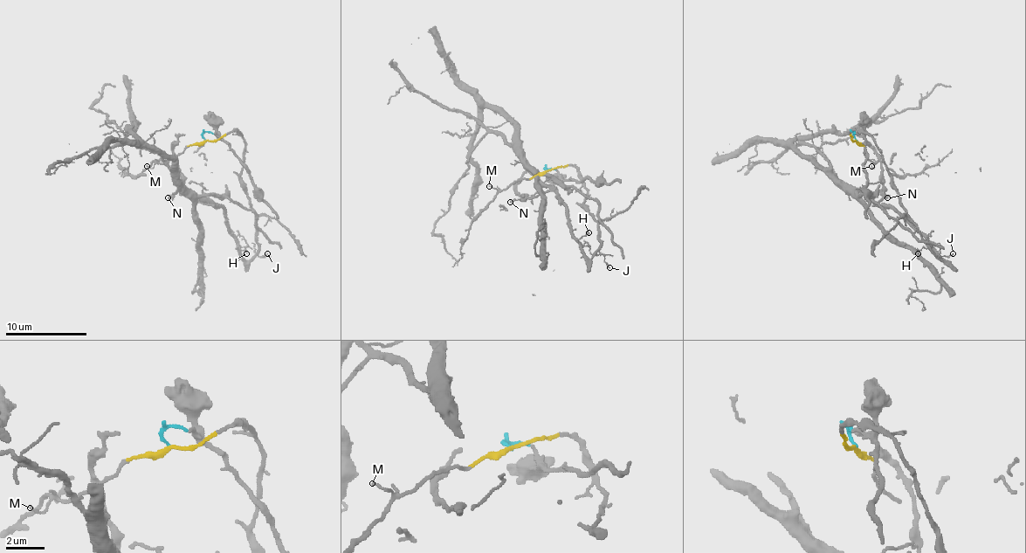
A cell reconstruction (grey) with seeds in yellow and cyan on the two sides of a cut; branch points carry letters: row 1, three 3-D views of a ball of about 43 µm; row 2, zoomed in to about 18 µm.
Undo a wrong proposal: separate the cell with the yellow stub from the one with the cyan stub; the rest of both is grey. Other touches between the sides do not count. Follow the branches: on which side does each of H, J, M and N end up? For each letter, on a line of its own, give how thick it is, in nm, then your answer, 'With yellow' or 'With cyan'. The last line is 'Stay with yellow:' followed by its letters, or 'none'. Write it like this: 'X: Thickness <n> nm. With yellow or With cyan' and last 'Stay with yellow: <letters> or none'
H: Thickness 130 nm. With yellow
J: Thickness 120 nm. With yellow
M: Thickness 90 nm. With yellow
N: Thickness 180 nm. With yellow
Stay with yellow: H, J, M, N

